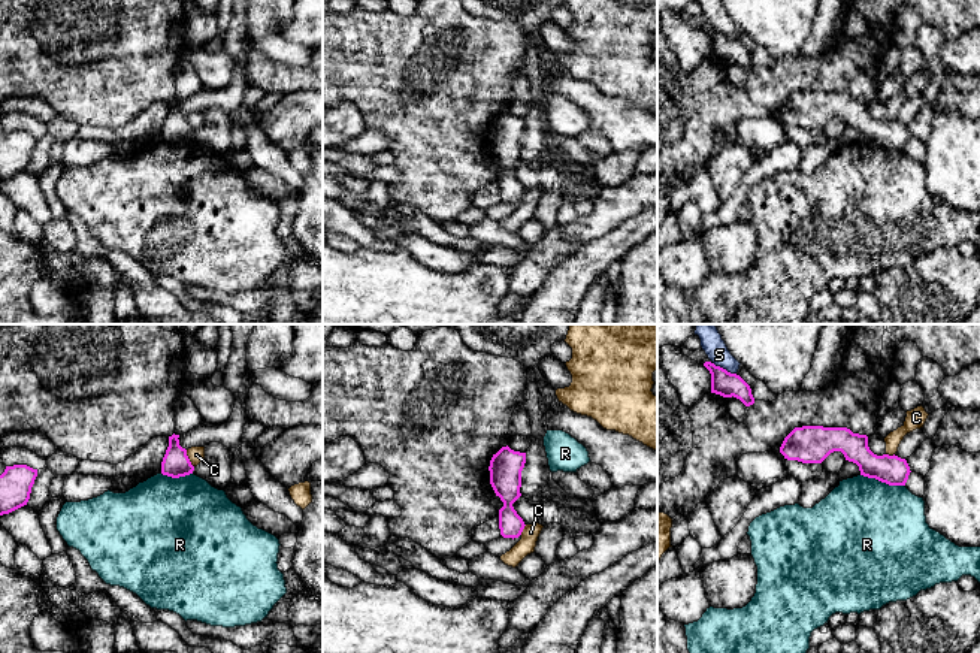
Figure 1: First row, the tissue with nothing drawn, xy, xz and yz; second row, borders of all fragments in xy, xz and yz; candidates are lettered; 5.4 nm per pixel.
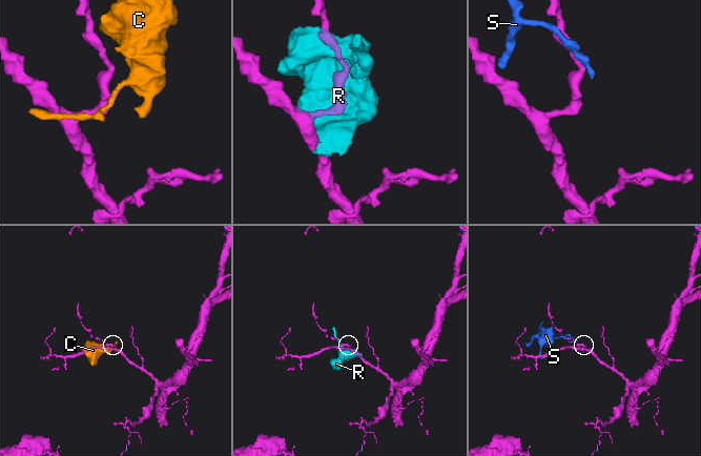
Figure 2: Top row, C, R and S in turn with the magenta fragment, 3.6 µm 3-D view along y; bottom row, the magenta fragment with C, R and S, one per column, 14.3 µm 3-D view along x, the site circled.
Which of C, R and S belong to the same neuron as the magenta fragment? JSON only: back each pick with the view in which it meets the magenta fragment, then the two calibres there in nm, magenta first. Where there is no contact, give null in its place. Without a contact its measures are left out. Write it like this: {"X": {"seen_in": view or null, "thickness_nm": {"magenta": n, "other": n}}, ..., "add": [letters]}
{"add": []}

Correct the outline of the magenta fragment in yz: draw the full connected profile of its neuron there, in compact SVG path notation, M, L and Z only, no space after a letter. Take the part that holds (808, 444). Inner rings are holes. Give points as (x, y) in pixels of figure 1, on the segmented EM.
M795 427L780 447L784 459L802 463L822 463L834 451L841 451L846 460L856 463L860 475L889 486L905 486L911 472L905 459L874 454L868 447L868 436L847 427Z

